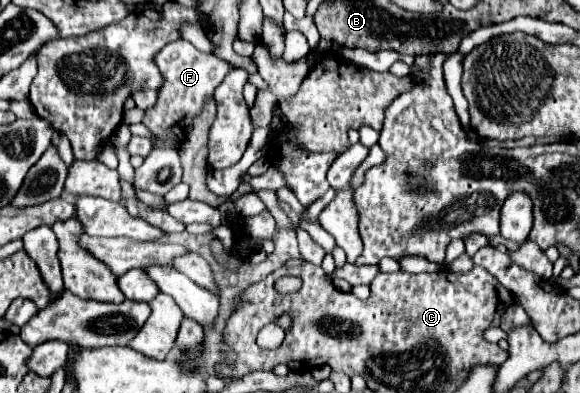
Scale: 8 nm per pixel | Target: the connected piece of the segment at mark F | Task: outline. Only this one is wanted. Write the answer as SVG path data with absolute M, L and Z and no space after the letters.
M176 40L176 42L170 42L166 48L162 48L156 56L156 66L160 68L160 72L164 74L166 82L162 84L162 88L158 90L158 102L154 108L146 110L146 116L142 120L142 124L152 130L160 140L164 142L158 142L156 146L162 146L162 148L172 148L174 140L182 140L186 136L186 130L182 128L180 120L184 116L188 116L188 122L190 118L198 116L202 106L204 106L204 100L210 98L216 90L216 86L224 80L224 76L234 68L232 64L220 60L218 56L214 54L204 54L200 52L196 46L192 46L188 40Z

